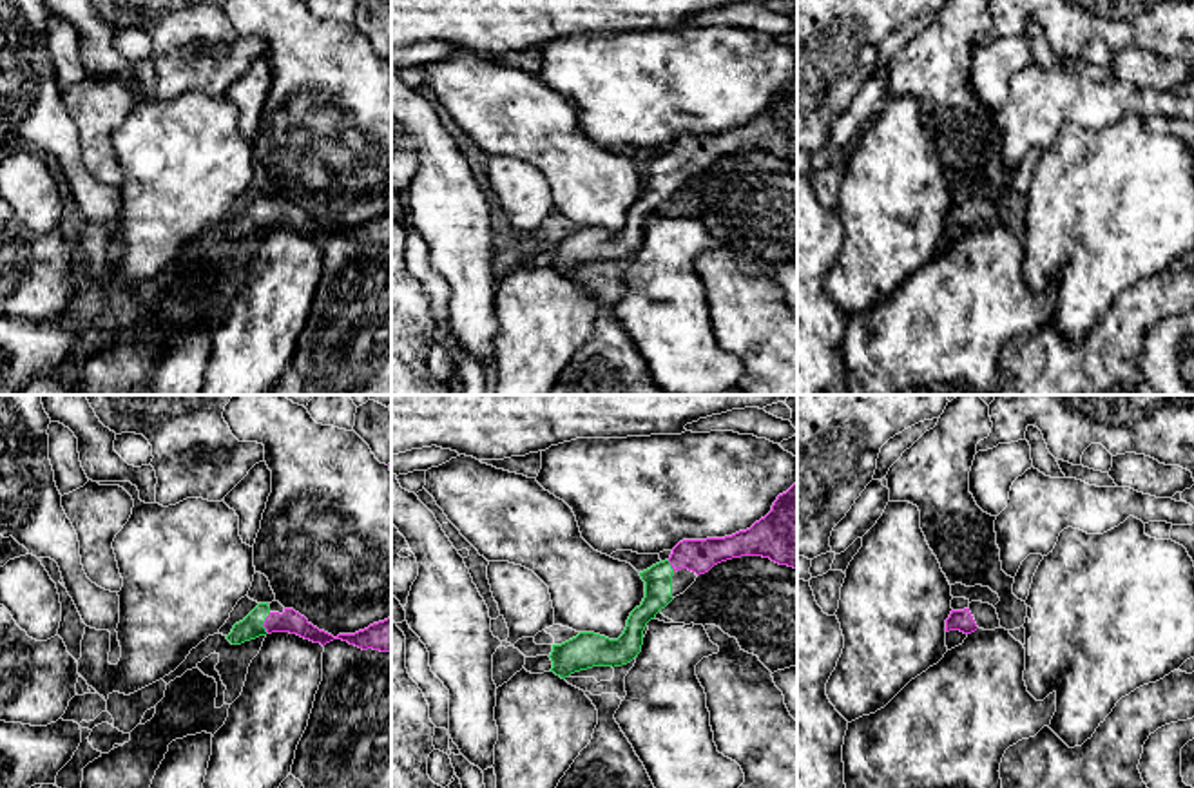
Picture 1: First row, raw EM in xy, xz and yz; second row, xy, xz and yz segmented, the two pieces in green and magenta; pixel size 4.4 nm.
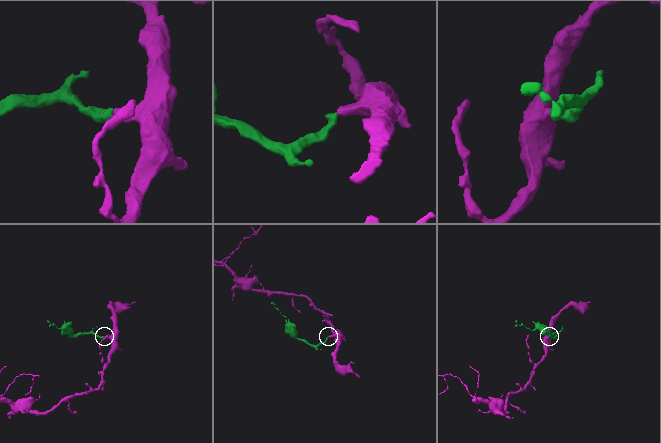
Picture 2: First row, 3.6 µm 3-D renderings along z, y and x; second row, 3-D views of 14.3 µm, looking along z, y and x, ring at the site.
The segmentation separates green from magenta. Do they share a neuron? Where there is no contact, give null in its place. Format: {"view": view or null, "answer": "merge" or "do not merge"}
{"view": "xy", "answer": "merge"}

